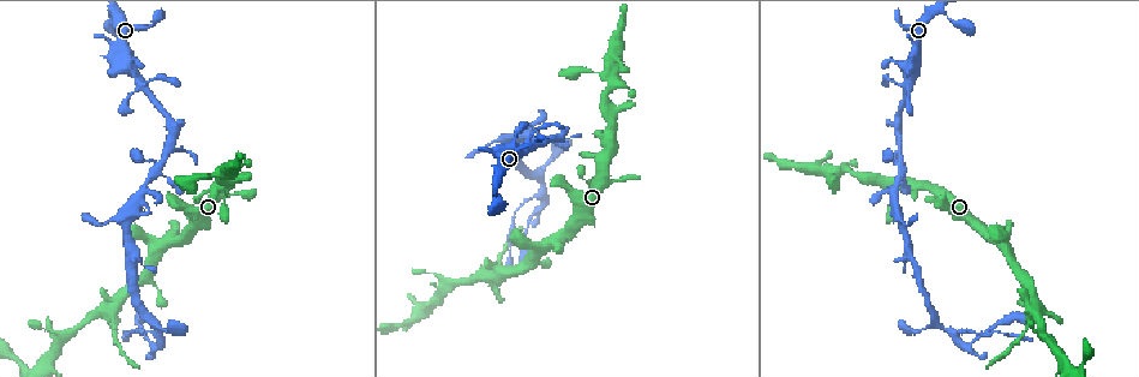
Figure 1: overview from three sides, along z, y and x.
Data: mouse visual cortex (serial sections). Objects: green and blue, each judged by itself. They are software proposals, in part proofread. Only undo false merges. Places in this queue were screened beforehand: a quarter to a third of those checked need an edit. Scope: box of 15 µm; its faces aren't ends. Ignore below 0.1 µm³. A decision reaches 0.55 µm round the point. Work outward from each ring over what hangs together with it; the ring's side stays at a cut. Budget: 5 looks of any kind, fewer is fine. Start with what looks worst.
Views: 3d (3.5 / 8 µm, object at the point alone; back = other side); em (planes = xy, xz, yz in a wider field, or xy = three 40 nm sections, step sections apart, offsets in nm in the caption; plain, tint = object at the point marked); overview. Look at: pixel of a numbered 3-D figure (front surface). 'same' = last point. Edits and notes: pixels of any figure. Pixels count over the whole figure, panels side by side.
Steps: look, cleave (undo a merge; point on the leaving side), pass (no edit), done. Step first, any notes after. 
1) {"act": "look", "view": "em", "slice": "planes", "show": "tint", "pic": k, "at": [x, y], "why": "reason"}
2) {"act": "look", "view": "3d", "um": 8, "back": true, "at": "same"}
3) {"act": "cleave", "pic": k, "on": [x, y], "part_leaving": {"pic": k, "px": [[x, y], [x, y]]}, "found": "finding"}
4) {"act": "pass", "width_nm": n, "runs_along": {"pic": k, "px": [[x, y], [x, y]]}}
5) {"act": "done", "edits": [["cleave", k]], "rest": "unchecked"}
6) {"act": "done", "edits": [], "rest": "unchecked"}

{"act": "look", "view": "3d", "um": 3.5, "pic": 1, "at": [157, 346], "why": "abrupt turn"}

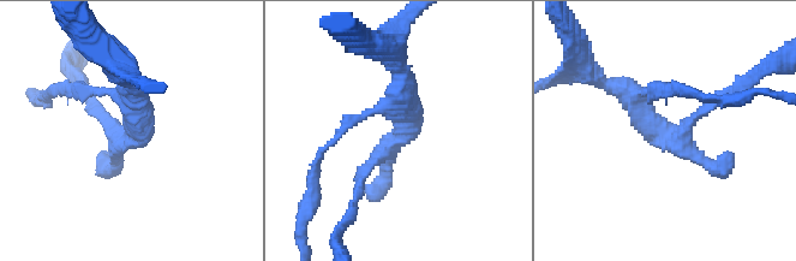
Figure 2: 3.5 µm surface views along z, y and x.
{"act": "look", "view": "em", "slice": "xy", "step": 3, "show": "tint", "pic": 2, "at": [680, 135]}

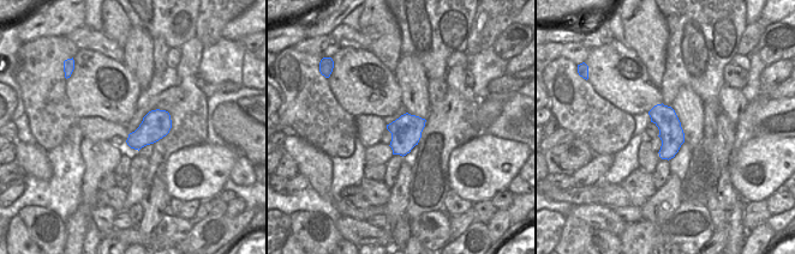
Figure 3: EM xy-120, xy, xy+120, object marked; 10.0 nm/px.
{"act": "pass", "width_nm": 320, "runs_along": {"pic": 2, "px": [[402, 90], [406, 130], [358, 199]]}, "found": "one cell here"}

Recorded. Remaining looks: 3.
{"act": "look", "view": "3d", "um": 3.5, "pic": 1, "at": [497, 197], "why": "calibre changes"}

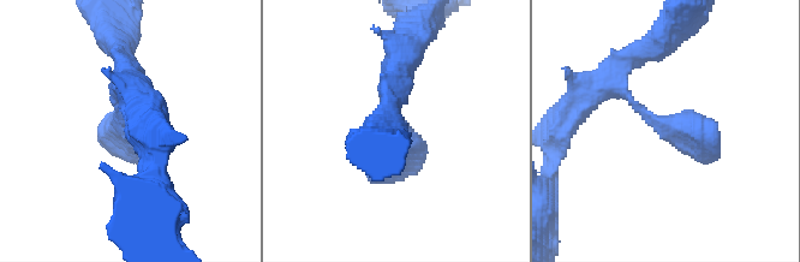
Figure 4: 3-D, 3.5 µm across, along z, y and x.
{"act": "look", "view": "em", "slice": "xy", "step": 5, "show": "tint", "pic": 4, "at": [664, 127]}

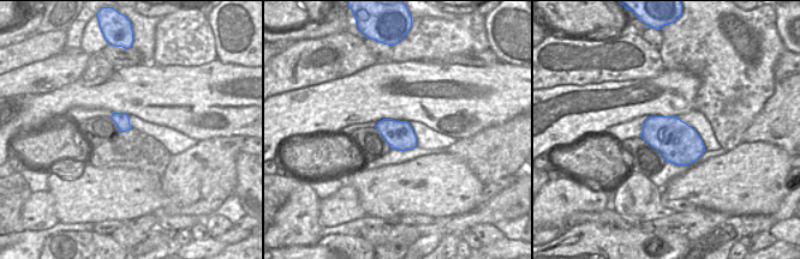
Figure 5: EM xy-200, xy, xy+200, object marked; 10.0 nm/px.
{"act": "look", "view": "em", "slice": "xy", "step": 1, "show": "tint", "at": "same", "why": "another direction"}

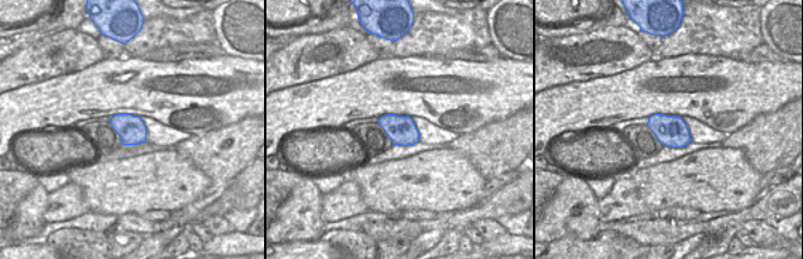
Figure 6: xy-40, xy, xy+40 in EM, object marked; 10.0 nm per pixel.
{"act": "pass", "runs_along": {"pic": 4, "px": [[603, 85], [714, 159]]}, "found": "continuous, no second cell"}

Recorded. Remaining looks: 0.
{"act": "done", "edits": [], "rest": "unchecked"}

